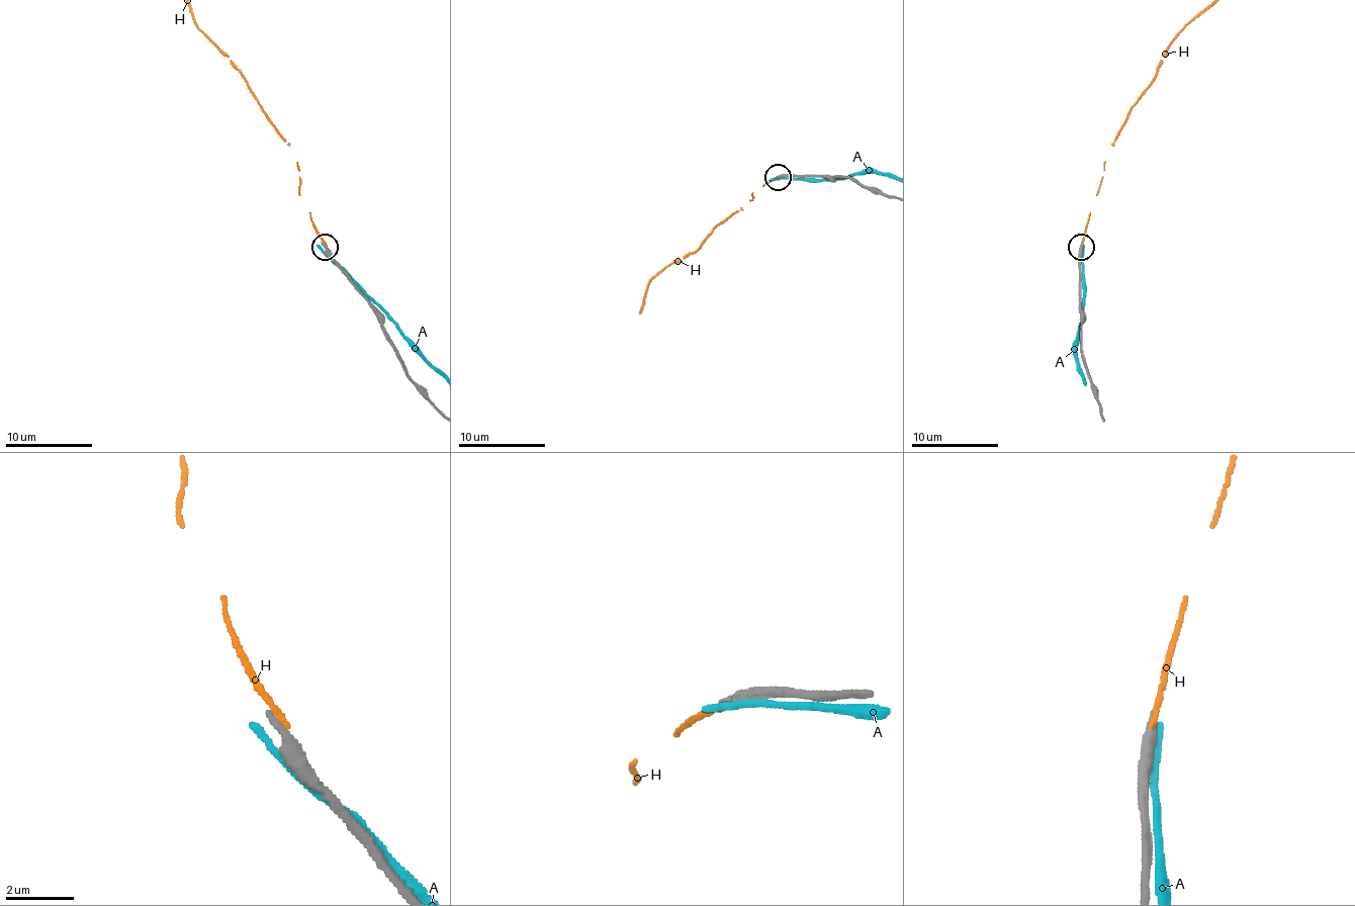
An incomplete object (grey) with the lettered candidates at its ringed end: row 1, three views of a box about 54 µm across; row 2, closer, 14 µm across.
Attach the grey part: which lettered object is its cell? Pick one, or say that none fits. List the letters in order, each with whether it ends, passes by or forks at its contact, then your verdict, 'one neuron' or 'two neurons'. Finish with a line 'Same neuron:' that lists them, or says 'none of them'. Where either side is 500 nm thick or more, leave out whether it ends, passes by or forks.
A: it passes by | two neurons
H: it ends | two neurons
Same neuron: none of them

